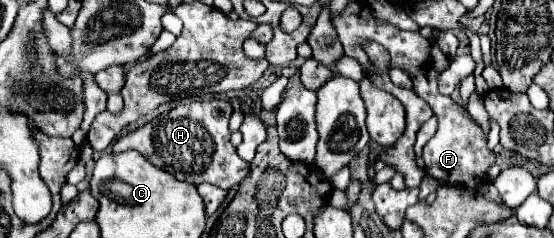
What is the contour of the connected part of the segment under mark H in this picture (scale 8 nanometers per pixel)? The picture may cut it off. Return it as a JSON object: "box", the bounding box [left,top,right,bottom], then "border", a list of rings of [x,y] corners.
{"box":[113,100,249,190],"border":[[[205,100],[177,106],[165,114],[159,114],[135,132],[121,136],[113,144],[113,152],[119,154],[125,150],[137,150],[153,166],[173,174],[177,180],[191,182],[195,186],[201,182],[209,182],[229,190],[237,186],[245,176],[249,176],[249,162],[241,160],[233,144],[229,142],[231,112],[233,108],[227,100]]]}

